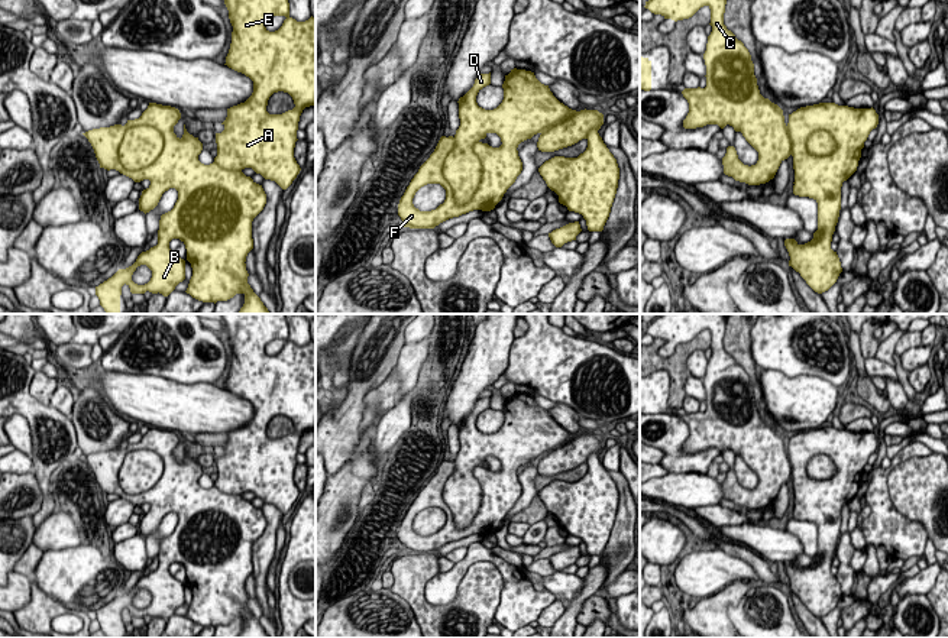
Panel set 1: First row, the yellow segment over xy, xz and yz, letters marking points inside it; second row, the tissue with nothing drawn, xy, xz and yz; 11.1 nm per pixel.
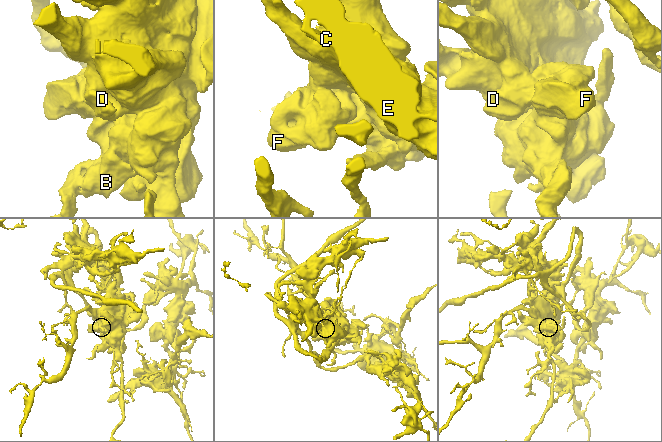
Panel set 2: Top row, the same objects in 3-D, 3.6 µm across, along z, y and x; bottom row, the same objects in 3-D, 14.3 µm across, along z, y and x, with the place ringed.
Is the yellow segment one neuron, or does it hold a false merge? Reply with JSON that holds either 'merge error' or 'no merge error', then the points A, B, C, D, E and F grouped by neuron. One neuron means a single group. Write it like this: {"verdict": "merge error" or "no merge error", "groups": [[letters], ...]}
{"verdict": "no merge error", "groups": [["A", "B", "C", "D", "E", "F"]]}

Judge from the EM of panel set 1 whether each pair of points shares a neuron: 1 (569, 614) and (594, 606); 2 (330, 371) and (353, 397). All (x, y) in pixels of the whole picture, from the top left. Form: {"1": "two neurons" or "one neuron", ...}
{"1": "two neurons", "2": "two neurons"}

